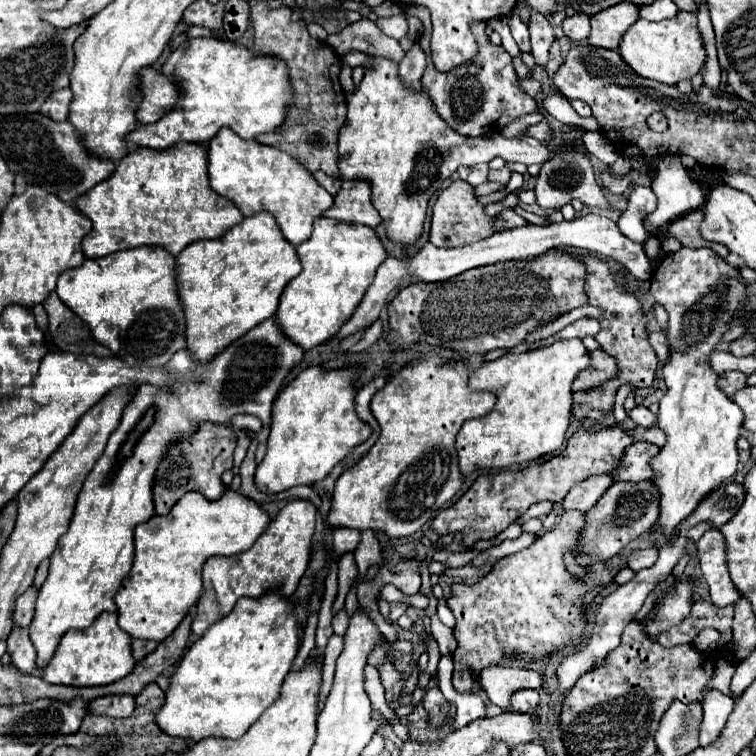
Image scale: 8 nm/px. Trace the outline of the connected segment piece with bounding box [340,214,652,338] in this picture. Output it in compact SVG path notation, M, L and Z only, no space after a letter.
M584 214L584 216L576 216L570 222L562 220L558 224L548 224L548 226L526 224L522 228L510 228L506 232L498 232L492 238L486 238L482 242L462 246L462 248L436 248L434 244L428 242L412 258L388 258L376 270L376 278L374 278L372 286L364 294L364 298L358 304L354 316L342 326L340 336L346 338L346 336L354 334L356 330L360 330L364 326L370 326L380 316L380 310L386 304L390 292L400 288L400 284L406 282L408 278L418 278L420 282L442 282L442 280L448 280L456 274L462 274L466 270L472 270L472 268L478 268L478 266L486 266L486 264L494 264L494 262L502 262L502 260L534 258L534 256L538 256L546 250L552 250L552 248L572 248L572 250L588 250L588 252L602 254L602 256L612 258L612 260L620 262L622 266L626 266L626 270L636 280L648 280L650 274L652 274L652 264L650 264L644 248L636 242L630 242L618 230L616 222L612 222L610 218L600 216L600 214Z

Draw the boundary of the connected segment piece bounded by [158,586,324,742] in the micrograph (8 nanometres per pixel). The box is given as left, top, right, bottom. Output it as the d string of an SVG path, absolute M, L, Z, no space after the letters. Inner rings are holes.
M316 586L308 602L292 602L274 588L258 598L240 598L234 610L210 626L210 630L196 640L180 660L180 666L170 680L170 688L166 690L166 702L158 712L158 726L162 726L162 730L170 736L182 736L194 742L208 736L240 738L256 722L256 718L280 698L282 682L300 650L300 632L304 630L308 618L320 612L322 596L324 588Z

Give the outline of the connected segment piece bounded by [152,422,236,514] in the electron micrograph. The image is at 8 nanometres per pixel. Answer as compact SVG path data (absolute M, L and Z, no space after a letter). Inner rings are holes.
M202 424L192 438L184 438L178 442L178 446L172 446L168 452L168 458L160 464L156 478L154 478L154 506L156 514L166 514L186 492L198 490L206 498L216 500L222 496L226 486L222 484L222 472L232 468L232 456L236 448L236 434L232 430L232 424L218 426L218 424ZM220 444L220 452L216 448Z

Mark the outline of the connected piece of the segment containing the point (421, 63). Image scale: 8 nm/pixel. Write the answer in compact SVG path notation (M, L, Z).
M412 46L412 48L406 52L406 56L402 58L402 62L400 62L400 78L402 78L408 86L420 90L420 88L422 88L422 86L420 86L420 78L422 78L424 66L426 66L426 54L422 52L420 46Z

